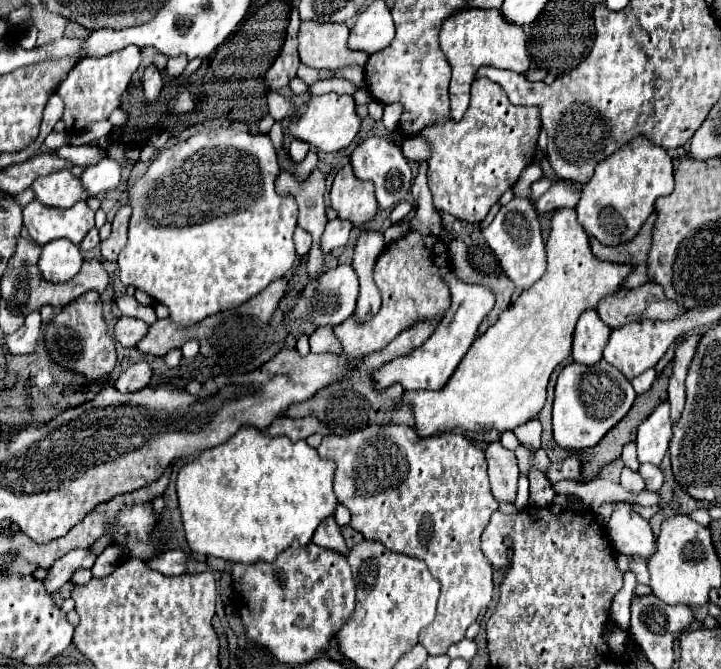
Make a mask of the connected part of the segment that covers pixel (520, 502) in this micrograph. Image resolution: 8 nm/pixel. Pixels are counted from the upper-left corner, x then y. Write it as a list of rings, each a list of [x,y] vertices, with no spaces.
[[[520,476],[520,482],[518,482],[518,494],[516,494],[516,502],[514,502],[516,510],[524,510],[524,508],[528,506],[528,498],[530,498],[530,494],[528,494],[528,478]]]

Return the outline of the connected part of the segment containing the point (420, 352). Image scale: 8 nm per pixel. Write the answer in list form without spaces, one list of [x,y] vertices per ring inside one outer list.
[[[444,267],[440,270],[442,278],[448,282],[451,291],[452,306],[450,312],[438,322],[434,334],[420,346],[416,348],[406,360],[392,360],[392,364],[386,364],[382,372],[378,372],[378,388],[386,388],[394,382],[400,382],[404,390],[436,390],[446,384],[446,380],[452,376],[454,368],[458,362],[464,358],[468,352],[470,344],[478,336],[478,328],[488,316],[488,312],[494,308],[494,294],[484,288],[484,286],[470,286],[460,282],[454,270],[450,267]]]

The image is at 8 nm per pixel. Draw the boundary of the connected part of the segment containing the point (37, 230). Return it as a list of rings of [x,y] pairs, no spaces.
[[[32,200],[24,208],[24,226],[38,244],[48,244],[56,238],[68,238],[70,242],[80,244],[86,232],[94,226],[94,212],[84,200],[68,210],[48,208],[38,204],[38,200]]]

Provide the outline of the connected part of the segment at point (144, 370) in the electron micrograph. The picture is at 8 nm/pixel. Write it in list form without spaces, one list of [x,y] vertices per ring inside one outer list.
[[[138,362],[138,364],[126,368],[120,374],[120,378],[116,380],[114,386],[120,392],[136,392],[136,390],[146,388],[148,382],[150,382],[150,378],[152,378],[152,368],[146,362]]]

